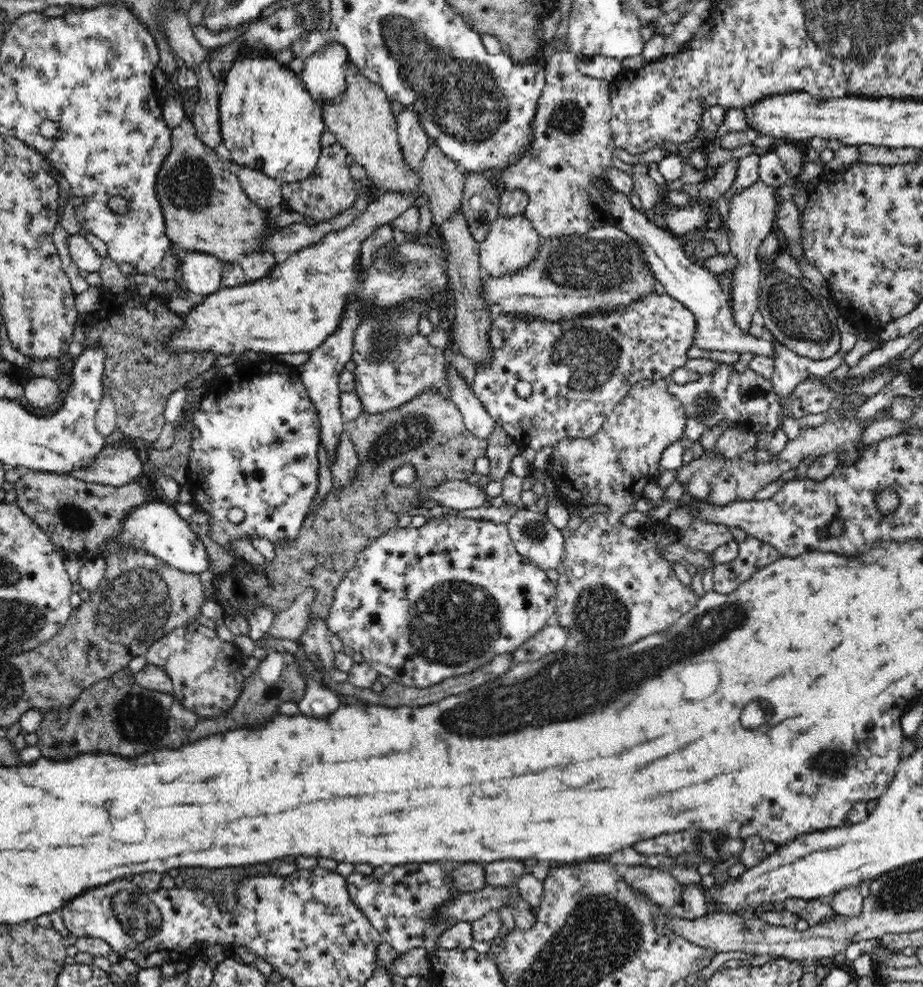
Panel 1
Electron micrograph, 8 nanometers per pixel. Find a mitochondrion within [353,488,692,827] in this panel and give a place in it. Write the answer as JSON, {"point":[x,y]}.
{"point":[452,629]}

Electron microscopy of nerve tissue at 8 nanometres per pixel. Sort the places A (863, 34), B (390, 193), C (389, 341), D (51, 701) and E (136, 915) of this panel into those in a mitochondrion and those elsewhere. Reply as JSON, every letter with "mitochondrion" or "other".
{"A":"mitochondrion","B":"other","C":"mitochondrion","D":"other","E":"mitochondrion"}

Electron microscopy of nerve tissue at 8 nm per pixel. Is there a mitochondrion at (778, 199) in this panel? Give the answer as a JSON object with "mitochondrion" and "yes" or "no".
{"mitochondrion":"no"}

